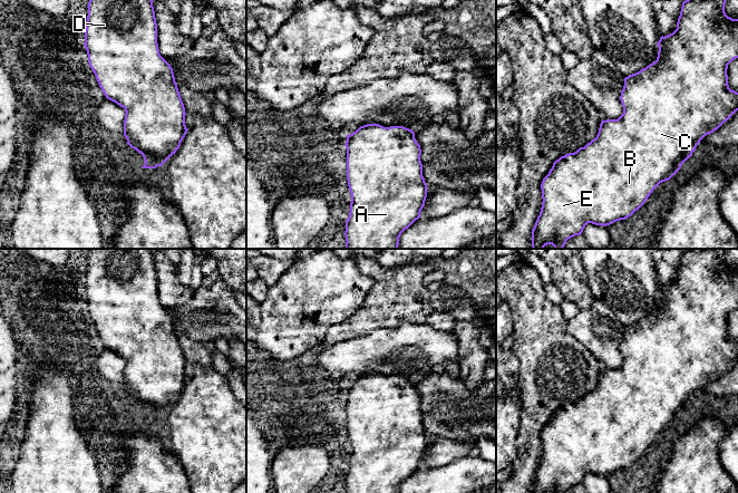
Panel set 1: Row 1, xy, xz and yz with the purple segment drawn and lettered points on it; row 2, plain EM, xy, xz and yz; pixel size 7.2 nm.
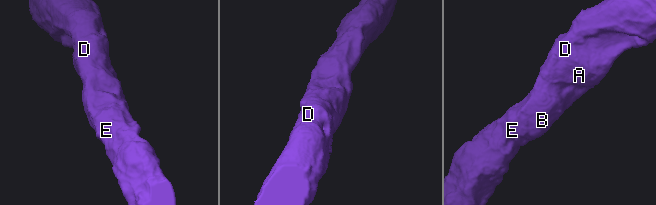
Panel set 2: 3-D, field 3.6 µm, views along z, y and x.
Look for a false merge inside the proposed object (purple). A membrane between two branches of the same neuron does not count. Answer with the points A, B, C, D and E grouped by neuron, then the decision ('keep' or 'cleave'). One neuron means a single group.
A B C D E | keep

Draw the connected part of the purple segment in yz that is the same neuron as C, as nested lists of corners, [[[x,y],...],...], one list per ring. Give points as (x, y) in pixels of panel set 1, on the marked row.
[[[726,0],[683,1],[677,29],[657,44],[657,60],[624,78],[620,96],[623,114],[618,119],[602,120],[594,139],[553,163],[541,184],[543,202],[532,230],[533,249],[547,244],[563,249],[569,239],[582,234],[588,223],[606,226],[631,216],[660,183],[681,168],[706,135],[738,110],[738,93],[729,88],[727,75],[728,65],[738,58],[738,19],[726,14],[725,4]]]

